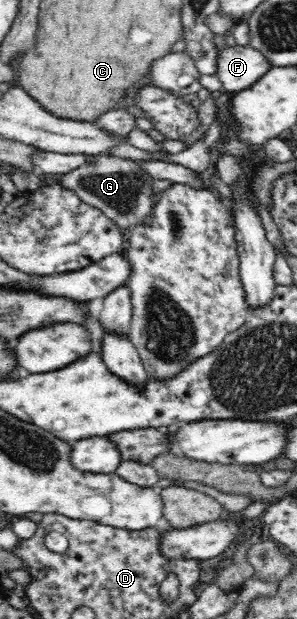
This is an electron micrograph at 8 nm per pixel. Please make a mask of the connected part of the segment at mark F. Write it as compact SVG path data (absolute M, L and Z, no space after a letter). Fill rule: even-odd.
M228 46L217 54L216 78L220 81L219 97L224 98L254 84L271 64L259 51L246 46Z

